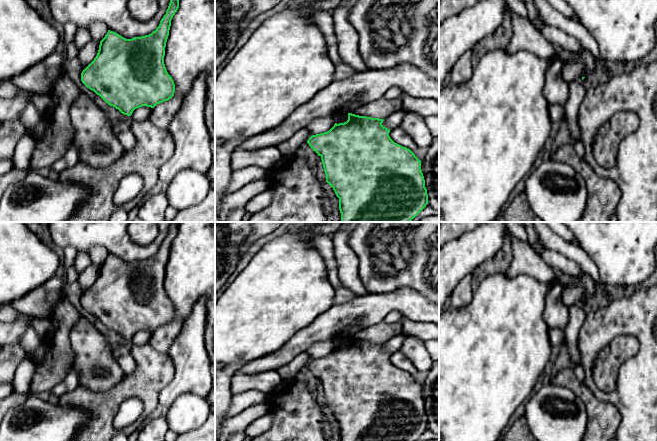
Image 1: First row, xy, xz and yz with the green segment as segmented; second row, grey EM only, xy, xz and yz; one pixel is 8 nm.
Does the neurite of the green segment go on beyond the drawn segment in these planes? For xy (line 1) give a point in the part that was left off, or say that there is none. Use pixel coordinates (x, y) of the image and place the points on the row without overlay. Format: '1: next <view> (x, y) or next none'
1: next none

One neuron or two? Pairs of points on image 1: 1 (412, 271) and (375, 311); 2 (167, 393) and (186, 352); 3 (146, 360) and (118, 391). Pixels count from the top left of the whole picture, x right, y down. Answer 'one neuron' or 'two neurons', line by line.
1: two neurons
2: one neuron
3: one neuron

